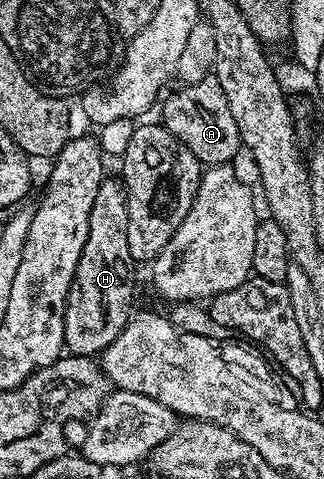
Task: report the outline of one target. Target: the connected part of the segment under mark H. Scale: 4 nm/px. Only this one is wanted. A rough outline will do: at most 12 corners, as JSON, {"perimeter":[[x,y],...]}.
{"perimeter":[[107,177],[65,302],[65,345],[100,356],[131,318],[127,197]]}

